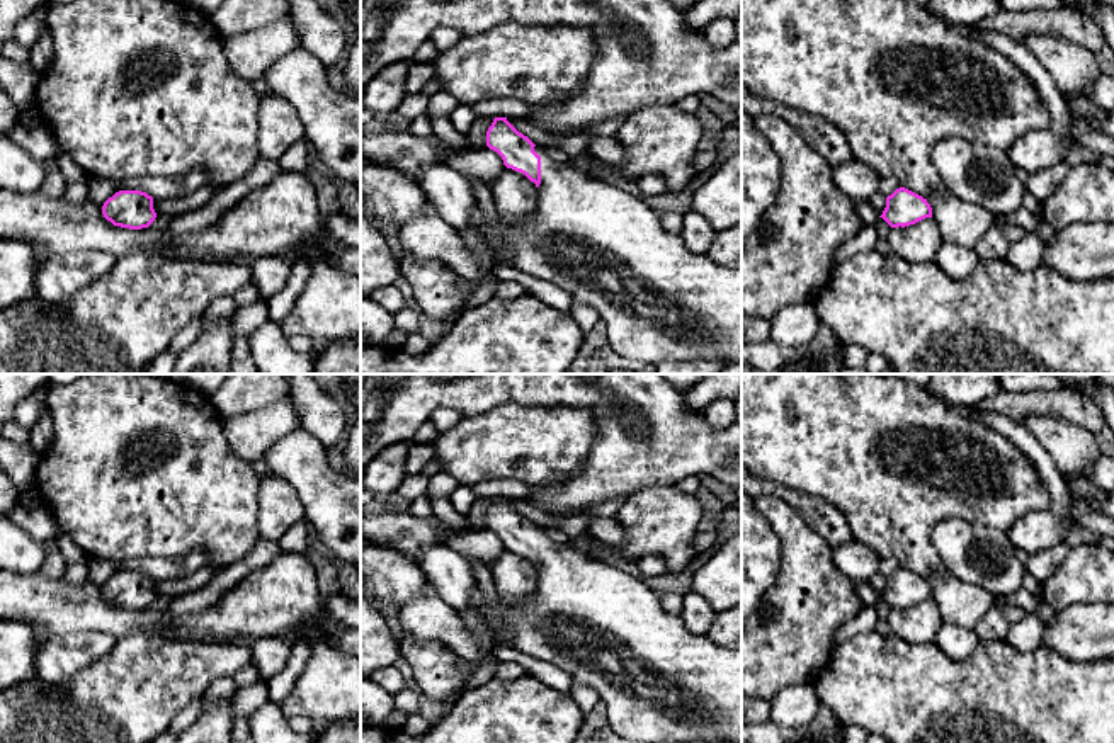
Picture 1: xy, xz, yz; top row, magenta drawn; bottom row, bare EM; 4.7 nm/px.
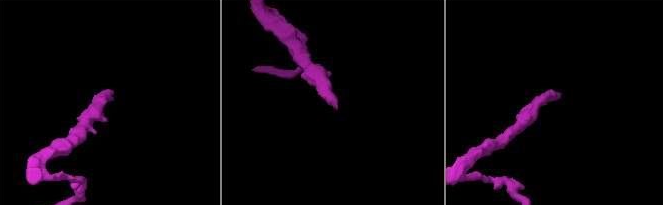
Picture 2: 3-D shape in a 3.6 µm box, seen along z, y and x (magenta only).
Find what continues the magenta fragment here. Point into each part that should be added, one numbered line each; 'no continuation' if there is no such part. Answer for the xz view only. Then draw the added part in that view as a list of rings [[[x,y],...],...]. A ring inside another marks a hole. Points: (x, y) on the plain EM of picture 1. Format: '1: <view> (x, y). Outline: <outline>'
1: xz (660, 684). Outline: [[[541,527],[541,564],[537,585],[527,600],[514,604],[495,597],[503,626],[495,629],[486,619],[485,592],[476,581],[469,595],[469,622],[478,636],[502,643],[536,660],[566,670],[573,682],[594,689],[607,709],[609,728],[638,743],[694,743],[699,740],[742,743],[742,648],[714,644],[708,636],[691,634],[679,615],[663,610],[645,580],[633,576],[607,559],[573,551],[568,542],[553,541]]]

